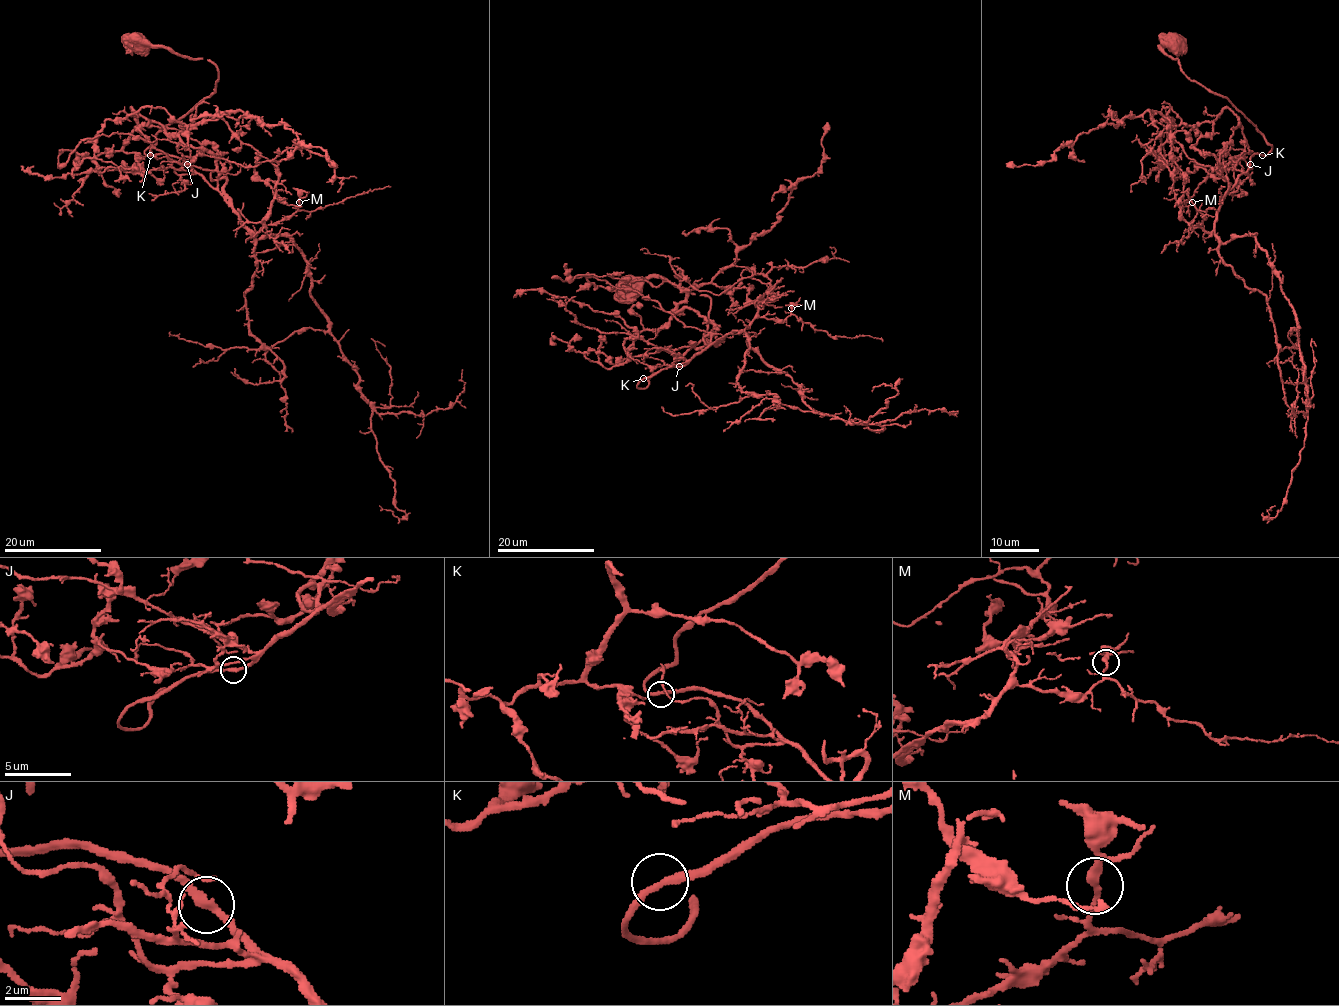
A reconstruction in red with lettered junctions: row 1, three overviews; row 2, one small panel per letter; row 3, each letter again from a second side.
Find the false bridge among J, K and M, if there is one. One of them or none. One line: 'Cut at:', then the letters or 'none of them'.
Cut at: none of them

